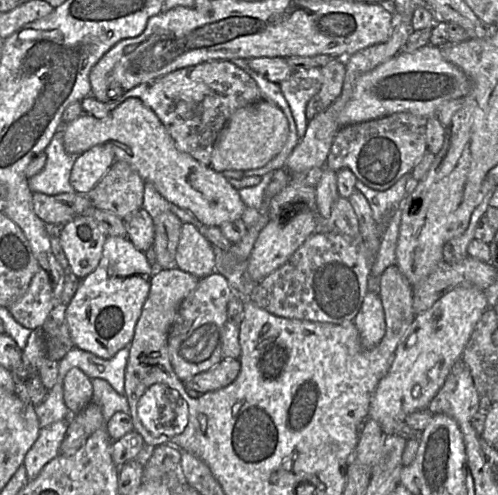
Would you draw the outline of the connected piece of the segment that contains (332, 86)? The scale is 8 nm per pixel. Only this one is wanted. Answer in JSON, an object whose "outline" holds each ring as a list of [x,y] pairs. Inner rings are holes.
{"outline":[[[333,58],[325,66],[316,68],[321,68],[323,82],[319,92],[307,104],[306,118],[308,121],[330,107],[339,97],[346,70],[344,60],[339,58]]]}

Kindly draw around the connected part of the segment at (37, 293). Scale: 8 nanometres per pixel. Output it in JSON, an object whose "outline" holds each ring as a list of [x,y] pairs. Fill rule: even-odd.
{"outline":[[[38,268],[25,293],[8,309],[21,326],[41,329],[54,307],[51,280],[48,273]]]}

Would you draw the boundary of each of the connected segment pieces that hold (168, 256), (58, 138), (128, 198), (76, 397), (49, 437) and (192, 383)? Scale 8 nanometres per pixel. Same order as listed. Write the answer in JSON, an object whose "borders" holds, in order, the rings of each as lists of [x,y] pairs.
{"borders":[[[[165,211],[154,218],[155,237],[153,250],[155,261],[164,270],[172,268],[181,235],[182,222],[172,212]]],[[[61,129],[54,134],[44,153],[45,166],[27,180],[31,192],[46,195],[75,192],[69,179],[76,157],[66,152]]],[[[115,160],[87,195],[92,206],[125,220],[142,209],[144,185],[127,162]]],[[[71,368],[63,380],[64,402],[69,412],[76,414],[92,401],[91,379],[79,368]]],[[[60,420],[44,426],[24,457],[27,479],[35,479],[43,467],[60,454],[60,445],[68,428],[67,420]]],[[[223,358],[212,369],[196,374],[184,384],[201,394],[215,391],[229,385],[240,372],[240,361],[234,358]]]]}

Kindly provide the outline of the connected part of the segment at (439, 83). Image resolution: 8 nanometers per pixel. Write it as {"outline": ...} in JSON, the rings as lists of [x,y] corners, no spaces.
{"outline":[[[427,44],[411,53],[400,51],[358,78],[350,101],[339,114],[338,125],[340,128],[398,112],[409,112],[428,119],[436,115],[443,103],[465,98],[471,87],[468,76],[445,60],[439,47]]]}

